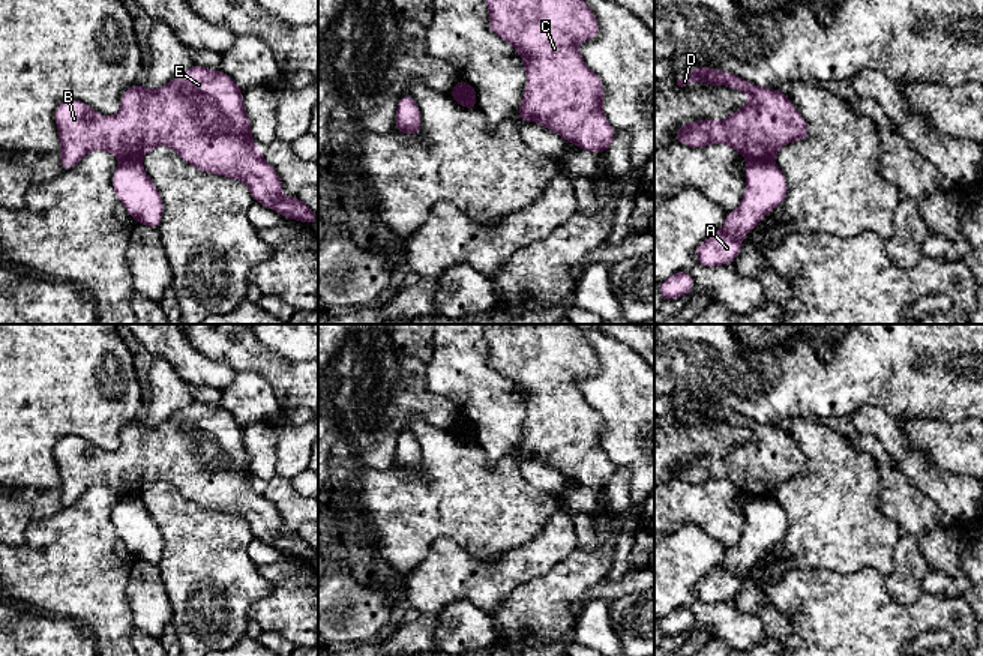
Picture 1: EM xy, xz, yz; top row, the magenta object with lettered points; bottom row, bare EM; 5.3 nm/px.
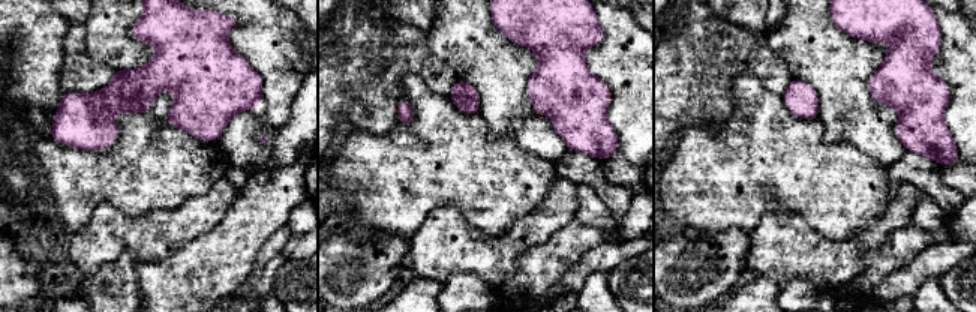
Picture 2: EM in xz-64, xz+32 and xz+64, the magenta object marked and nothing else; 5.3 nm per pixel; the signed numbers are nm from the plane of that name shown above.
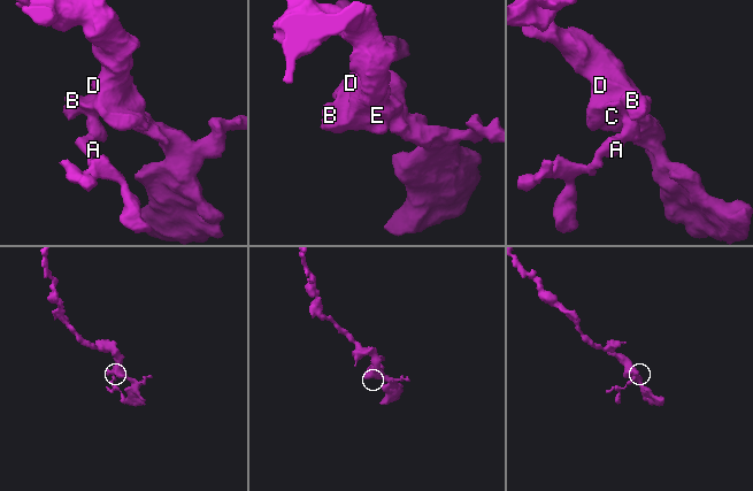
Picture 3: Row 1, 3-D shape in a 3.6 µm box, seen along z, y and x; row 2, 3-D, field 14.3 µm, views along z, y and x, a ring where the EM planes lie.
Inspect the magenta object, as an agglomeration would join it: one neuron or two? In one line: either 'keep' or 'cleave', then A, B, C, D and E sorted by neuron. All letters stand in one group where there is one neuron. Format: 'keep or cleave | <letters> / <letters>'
cleave | A / B C D E

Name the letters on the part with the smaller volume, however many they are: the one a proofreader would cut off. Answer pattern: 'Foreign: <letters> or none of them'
Foreign: A

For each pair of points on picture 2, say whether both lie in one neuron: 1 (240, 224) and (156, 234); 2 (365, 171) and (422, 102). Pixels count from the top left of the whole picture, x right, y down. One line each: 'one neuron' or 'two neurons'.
1: two neurons
2: one neuron

